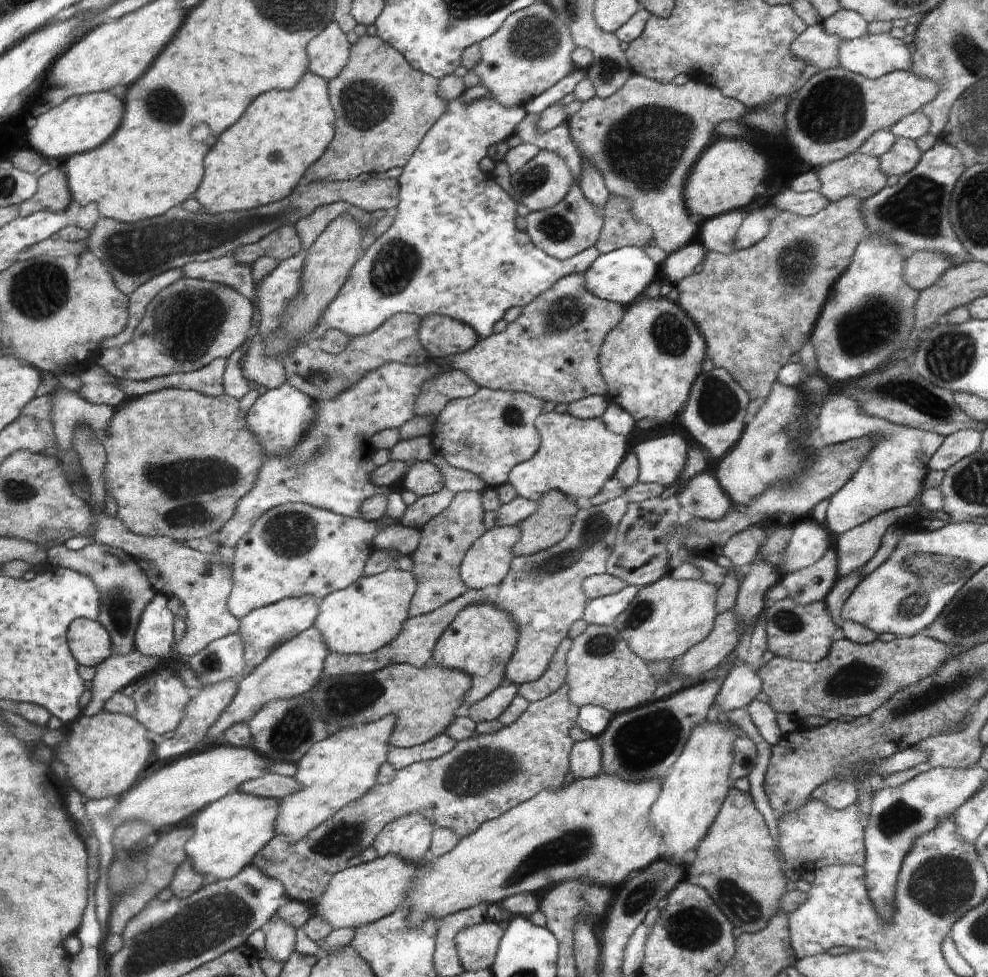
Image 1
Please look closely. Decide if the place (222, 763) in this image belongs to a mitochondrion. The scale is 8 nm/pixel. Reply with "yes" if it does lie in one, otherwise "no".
no

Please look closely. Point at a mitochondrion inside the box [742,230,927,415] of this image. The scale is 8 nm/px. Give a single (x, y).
(870, 323)

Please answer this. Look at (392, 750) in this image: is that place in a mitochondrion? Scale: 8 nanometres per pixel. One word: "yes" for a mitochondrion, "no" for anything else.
no

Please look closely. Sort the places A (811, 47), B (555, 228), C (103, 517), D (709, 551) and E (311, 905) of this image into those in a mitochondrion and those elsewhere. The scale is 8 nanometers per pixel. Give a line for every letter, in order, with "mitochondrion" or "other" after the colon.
A: other
B: mitochondrion
C: other
D: other
E: other

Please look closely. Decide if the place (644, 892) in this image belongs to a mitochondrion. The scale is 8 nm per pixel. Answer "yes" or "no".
yes

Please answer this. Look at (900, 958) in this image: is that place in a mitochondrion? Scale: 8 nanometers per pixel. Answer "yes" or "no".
no

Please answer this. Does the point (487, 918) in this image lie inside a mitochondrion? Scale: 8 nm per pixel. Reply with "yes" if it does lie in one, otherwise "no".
no

